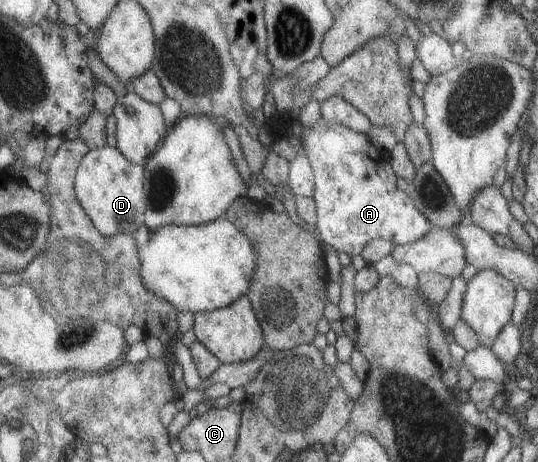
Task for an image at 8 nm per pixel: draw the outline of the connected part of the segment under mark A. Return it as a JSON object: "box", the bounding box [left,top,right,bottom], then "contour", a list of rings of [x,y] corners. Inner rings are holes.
{"box":[300,119,431,257],"contour":[[[318,119],[314,125],[301,128],[300,151],[304,152],[310,164],[313,177],[313,192],[318,237],[335,251],[344,251],[349,257],[358,255],[360,249],[371,239],[384,239],[393,246],[420,239],[431,230],[428,220],[414,207],[408,190],[396,188],[396,175],[386,159],[374,155],[374,148],[365,134],[356,133],[336,123],[326,123]]]}

